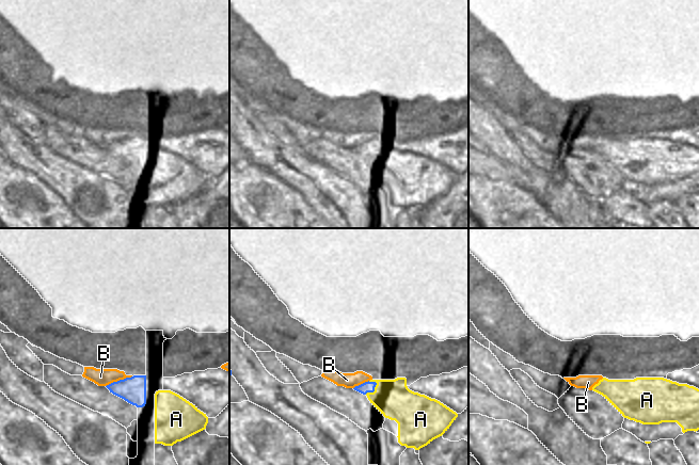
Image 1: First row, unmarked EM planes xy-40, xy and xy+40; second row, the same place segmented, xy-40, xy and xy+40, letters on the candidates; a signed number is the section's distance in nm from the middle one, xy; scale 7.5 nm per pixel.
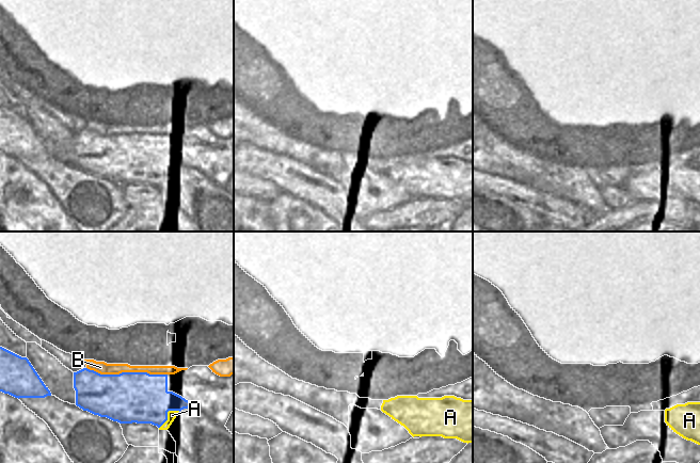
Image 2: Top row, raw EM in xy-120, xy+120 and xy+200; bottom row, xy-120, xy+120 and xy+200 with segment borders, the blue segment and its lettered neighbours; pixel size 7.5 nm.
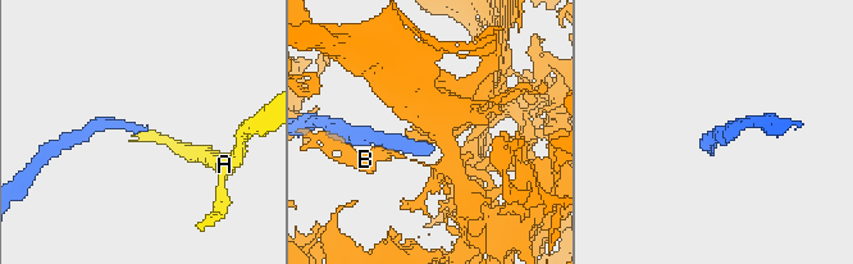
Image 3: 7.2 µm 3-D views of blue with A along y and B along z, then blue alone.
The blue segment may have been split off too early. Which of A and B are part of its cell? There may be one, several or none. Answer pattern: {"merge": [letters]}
{"merge": ["A"]}

